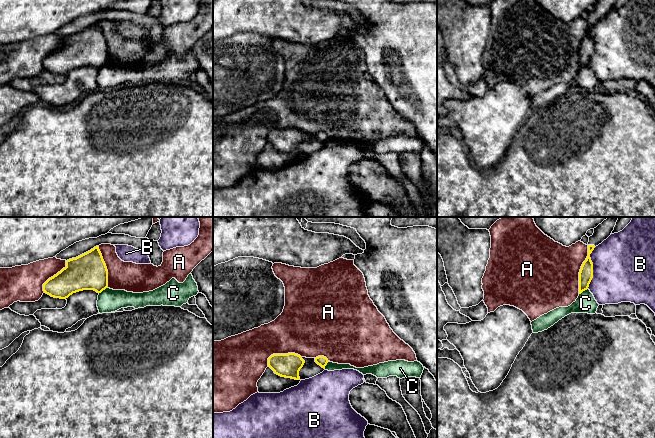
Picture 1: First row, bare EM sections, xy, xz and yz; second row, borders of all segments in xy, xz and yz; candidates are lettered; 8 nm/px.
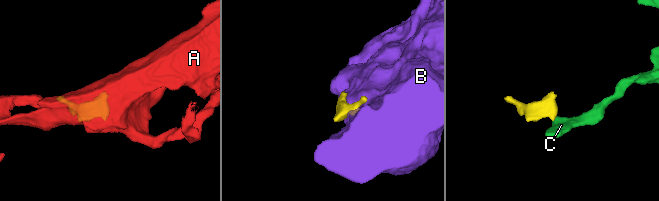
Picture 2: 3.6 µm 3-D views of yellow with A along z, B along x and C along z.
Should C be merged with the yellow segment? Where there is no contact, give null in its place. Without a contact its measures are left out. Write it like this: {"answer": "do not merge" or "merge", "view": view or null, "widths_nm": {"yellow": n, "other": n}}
{"answer": "do not merge", "view": "xy", "widths_nm": {"yellow": 300, "other": 190}}

